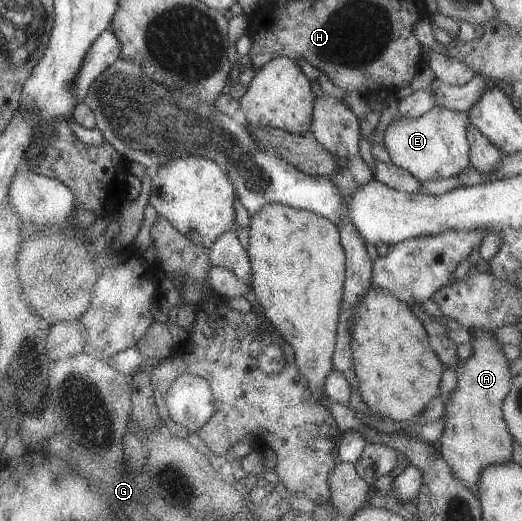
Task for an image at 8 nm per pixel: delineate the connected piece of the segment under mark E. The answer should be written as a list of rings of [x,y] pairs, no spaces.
[[[436,104],[421,117],[402,117],[391,122],[384,131],[384,147],[395,166],[408,171],[420,182],[458,178],[471,167],[469,124],[468,112],[458,112]]]

